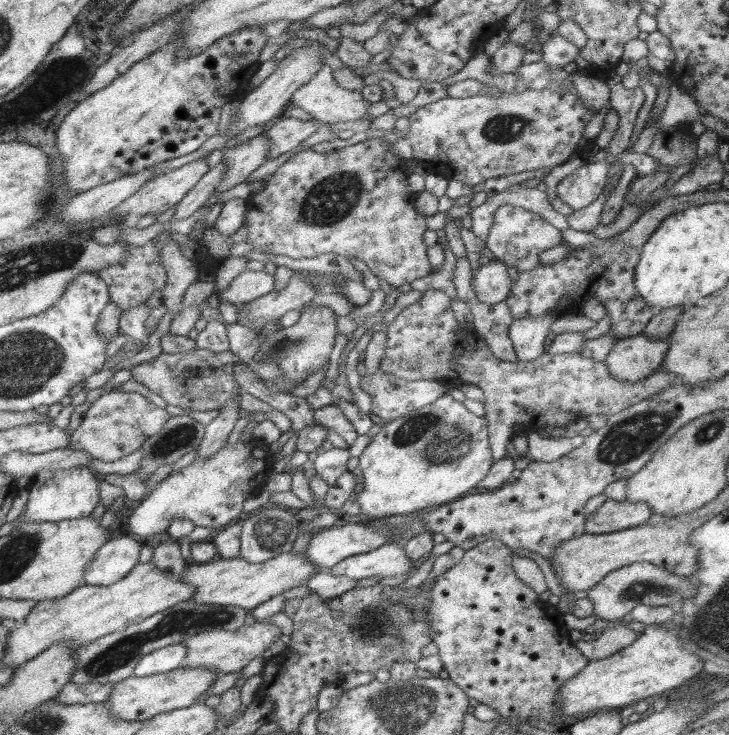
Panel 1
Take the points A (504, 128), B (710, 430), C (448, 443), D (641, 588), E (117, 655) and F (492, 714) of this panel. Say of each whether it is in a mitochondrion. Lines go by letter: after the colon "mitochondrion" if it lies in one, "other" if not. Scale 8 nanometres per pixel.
A: mitochondrion
B: mitochondrion
C: mitochondrion
D: mitochondrion
E: mitochondrion
F: other

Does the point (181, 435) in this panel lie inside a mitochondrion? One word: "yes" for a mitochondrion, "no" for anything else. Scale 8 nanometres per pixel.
yes

